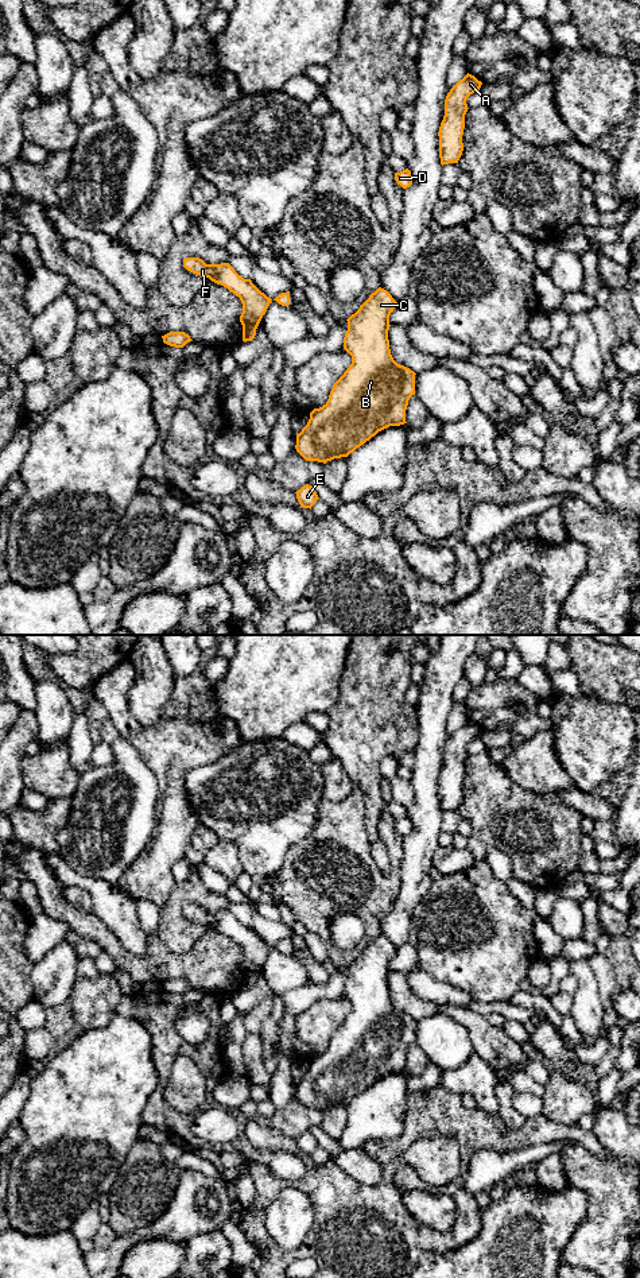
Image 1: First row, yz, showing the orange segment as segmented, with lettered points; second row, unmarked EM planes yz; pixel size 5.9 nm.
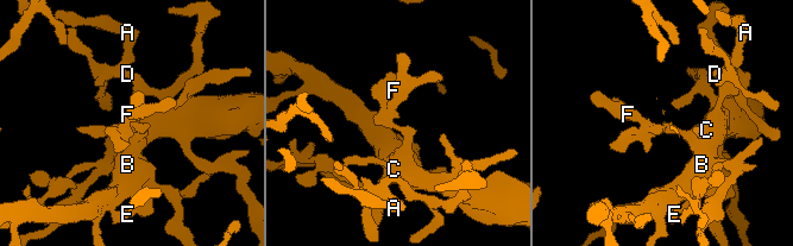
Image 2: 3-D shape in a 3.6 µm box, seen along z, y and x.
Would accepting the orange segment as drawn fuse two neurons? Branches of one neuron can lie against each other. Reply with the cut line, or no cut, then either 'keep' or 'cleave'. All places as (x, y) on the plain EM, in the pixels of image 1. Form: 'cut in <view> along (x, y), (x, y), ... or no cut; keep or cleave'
no cut; keep

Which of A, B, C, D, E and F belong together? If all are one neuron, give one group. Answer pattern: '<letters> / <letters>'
A B C D E F

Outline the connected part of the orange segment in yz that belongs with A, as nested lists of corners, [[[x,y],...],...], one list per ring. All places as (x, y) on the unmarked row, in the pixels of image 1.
[[[466,721],[447,740],[445,747],[445,763],[439,774],[439,805],[441,812],[458,810],[462,798],[462,782],[465,775],[465,762],[468,759],[466,747],[480,737],[482,729],[474,723]]]

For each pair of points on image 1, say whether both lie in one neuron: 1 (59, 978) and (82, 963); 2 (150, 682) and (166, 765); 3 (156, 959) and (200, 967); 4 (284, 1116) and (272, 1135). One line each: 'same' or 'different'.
1: different
2: different
3: same
4: different

